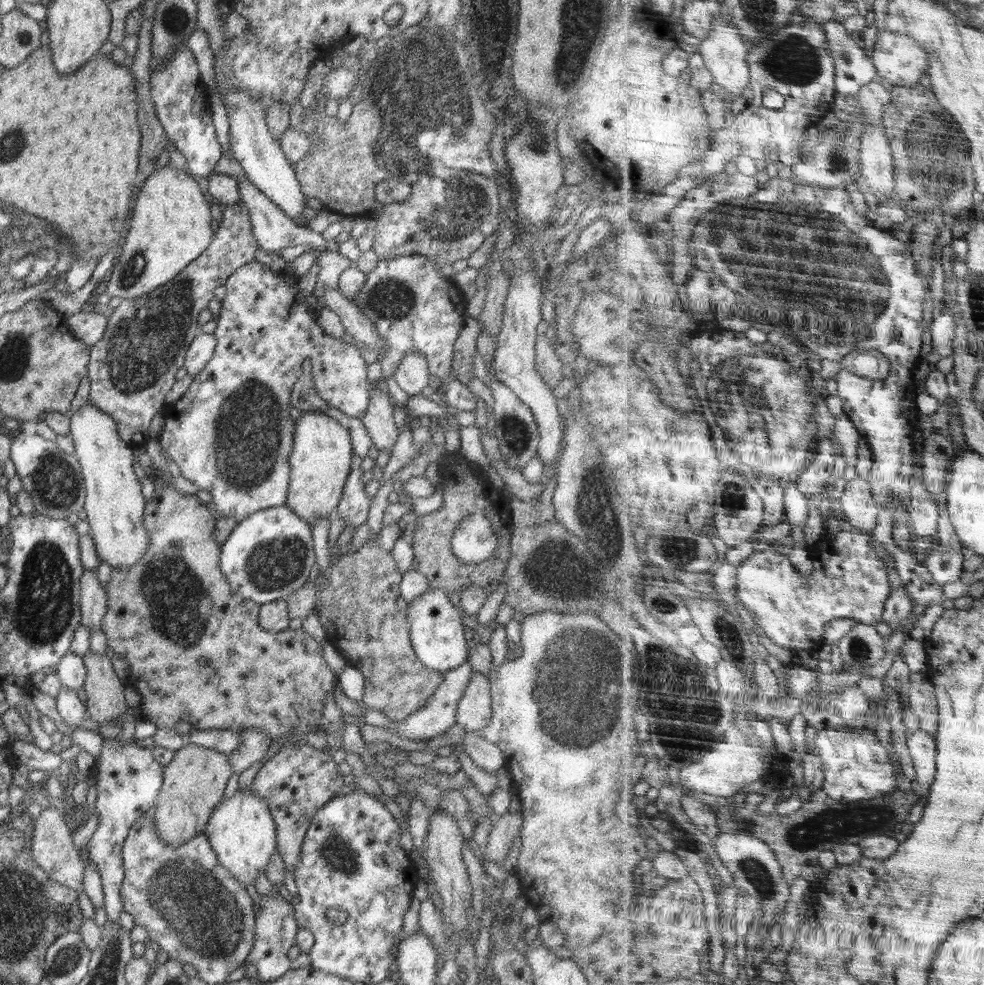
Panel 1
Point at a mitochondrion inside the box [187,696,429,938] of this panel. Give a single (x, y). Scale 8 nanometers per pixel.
(338, 854)

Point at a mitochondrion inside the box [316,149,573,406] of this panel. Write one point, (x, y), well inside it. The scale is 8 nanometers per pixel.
(451, 212)

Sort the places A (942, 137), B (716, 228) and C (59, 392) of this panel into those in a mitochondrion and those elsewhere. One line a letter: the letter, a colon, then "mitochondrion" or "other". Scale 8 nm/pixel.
A: mitochondrion
B: mitochondrion
C: other

